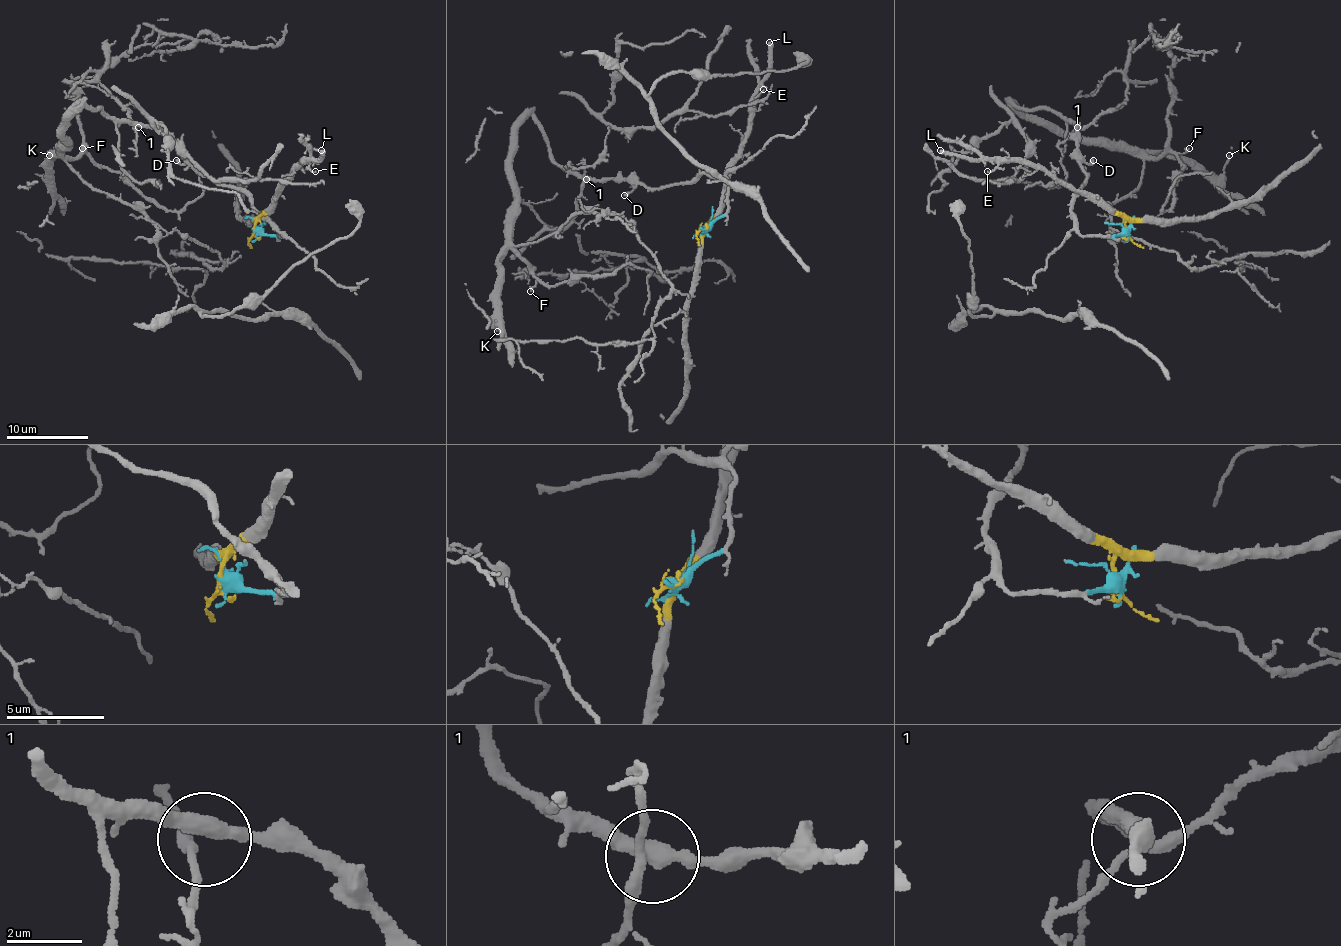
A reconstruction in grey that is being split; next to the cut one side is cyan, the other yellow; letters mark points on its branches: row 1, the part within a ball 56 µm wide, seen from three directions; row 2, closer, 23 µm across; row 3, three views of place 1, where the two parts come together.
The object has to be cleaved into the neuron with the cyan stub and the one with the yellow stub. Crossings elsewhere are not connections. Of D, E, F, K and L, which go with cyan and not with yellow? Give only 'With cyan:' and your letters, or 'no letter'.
With cyan: D, F, K

